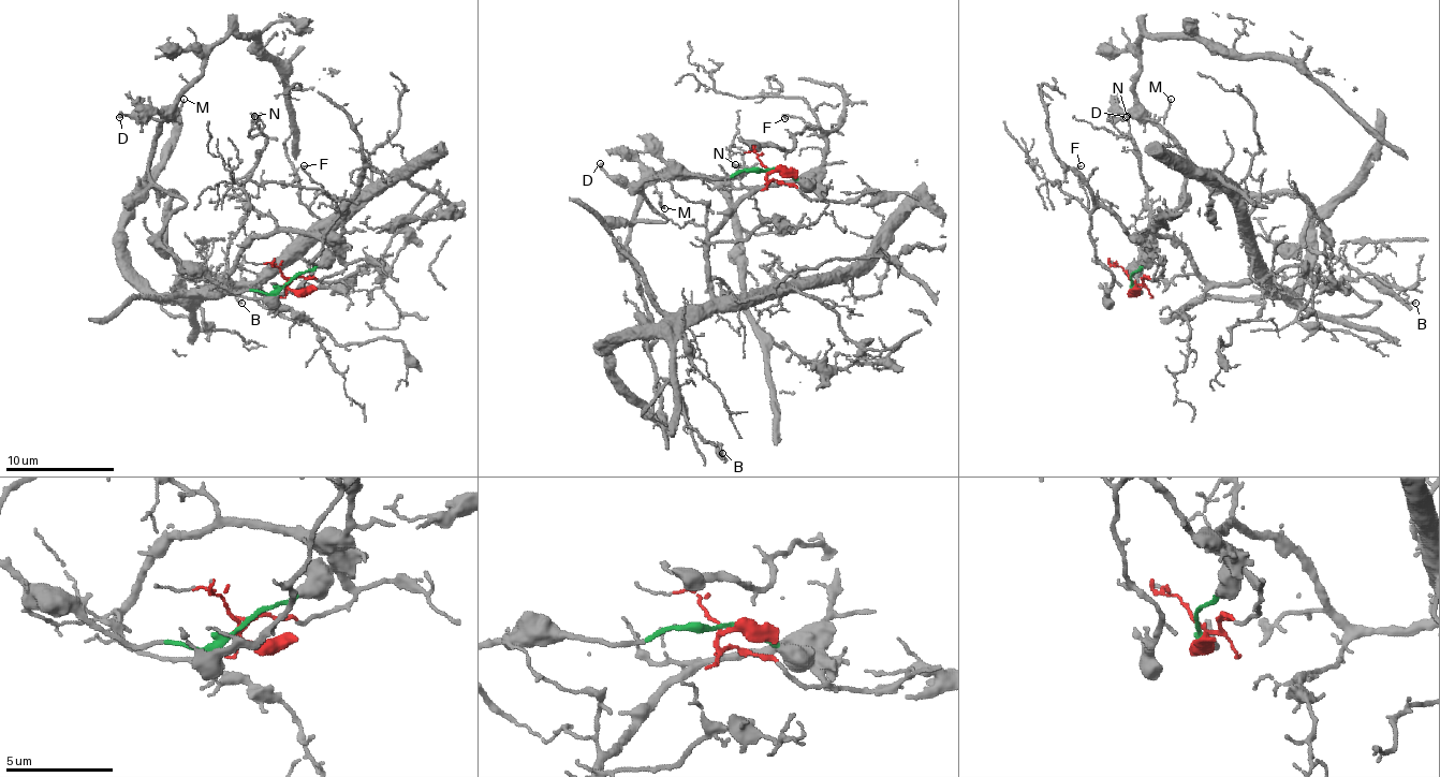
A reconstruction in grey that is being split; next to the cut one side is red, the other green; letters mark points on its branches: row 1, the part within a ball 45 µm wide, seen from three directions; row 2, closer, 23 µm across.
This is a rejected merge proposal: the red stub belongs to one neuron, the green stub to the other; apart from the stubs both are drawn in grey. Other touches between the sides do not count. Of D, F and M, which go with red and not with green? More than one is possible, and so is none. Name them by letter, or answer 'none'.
F

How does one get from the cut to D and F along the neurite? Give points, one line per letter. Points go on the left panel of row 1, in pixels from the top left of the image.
D: (285, 283), (229, 291), (161, 243), (186, 202), (147, 172), (158, 123), (120, 117)
F: (285, 283), (294, 278), (321, 280), (346, 264), (340, 259), (346, 207), (305, 166)

